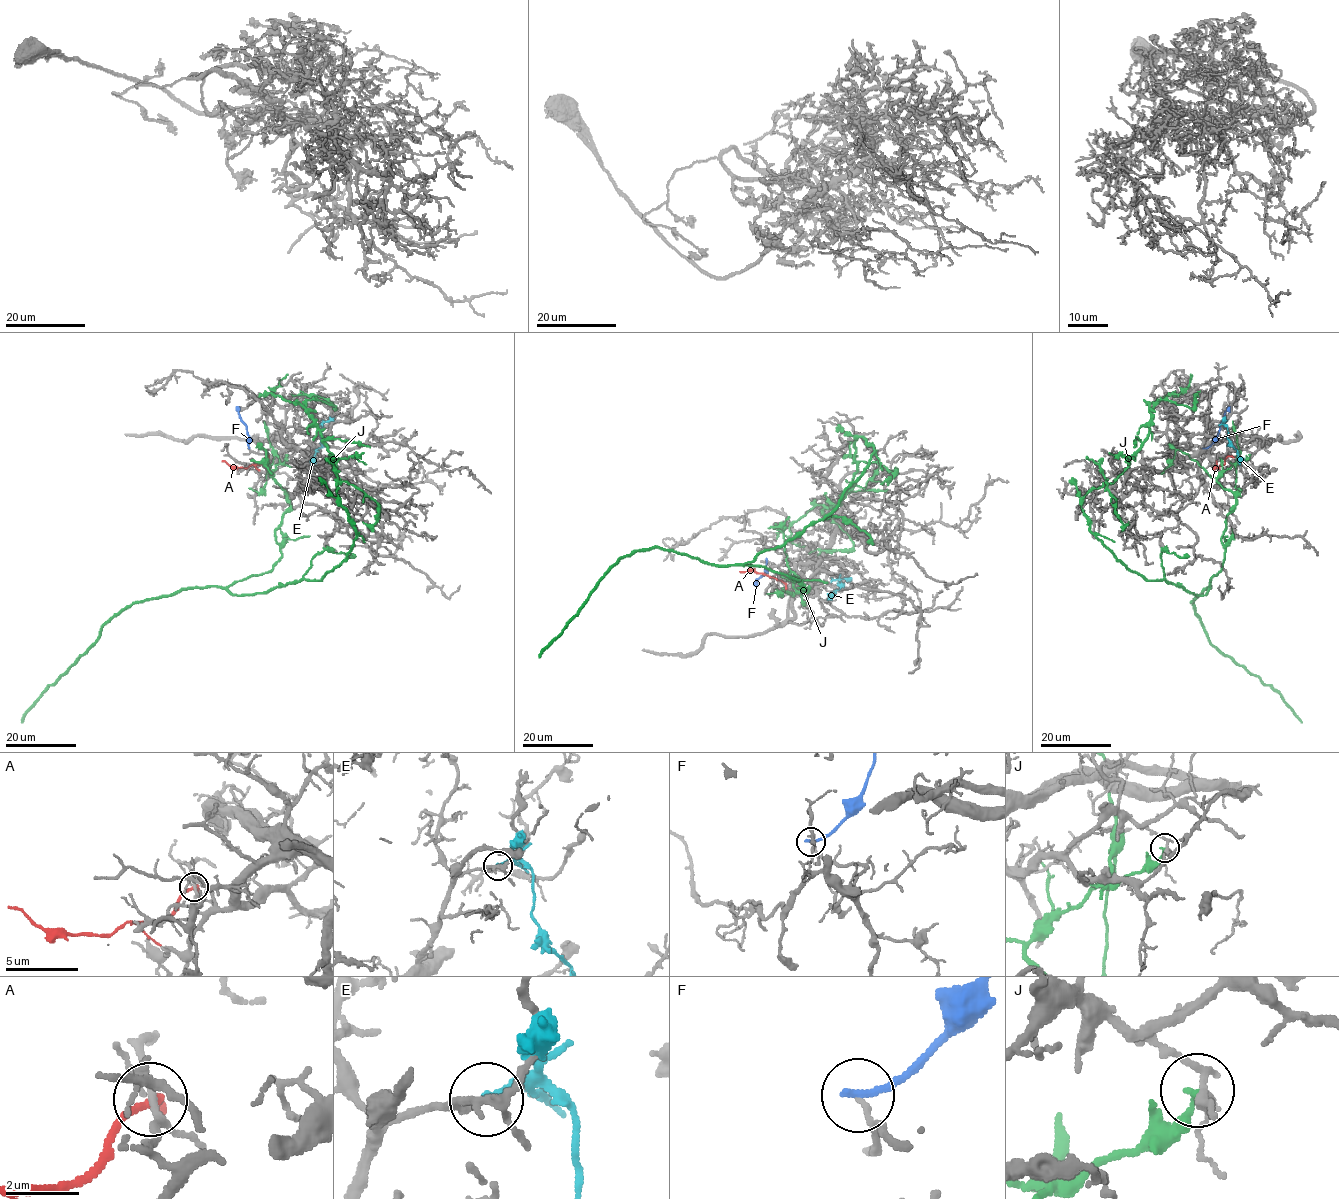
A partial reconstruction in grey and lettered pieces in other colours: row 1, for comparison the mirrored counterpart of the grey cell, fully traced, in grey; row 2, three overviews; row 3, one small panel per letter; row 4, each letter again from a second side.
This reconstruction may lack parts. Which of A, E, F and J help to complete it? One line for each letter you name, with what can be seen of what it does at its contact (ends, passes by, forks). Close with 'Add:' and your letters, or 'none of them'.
Add: none of them

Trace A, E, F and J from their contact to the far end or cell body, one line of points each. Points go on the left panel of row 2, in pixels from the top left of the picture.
A: (267, 456), (261, 463), (247, 468), (231, 467), (222, 460)
E: (323, 425), (322, 446), (316, 451), (310, 465)
F: (248, 448), (246, 424), (238, 406)
J: (287, 454), (281, 558), (233, 594), (320, 580), (356, 532), (306, 404), (335, 408), (291, 394)

